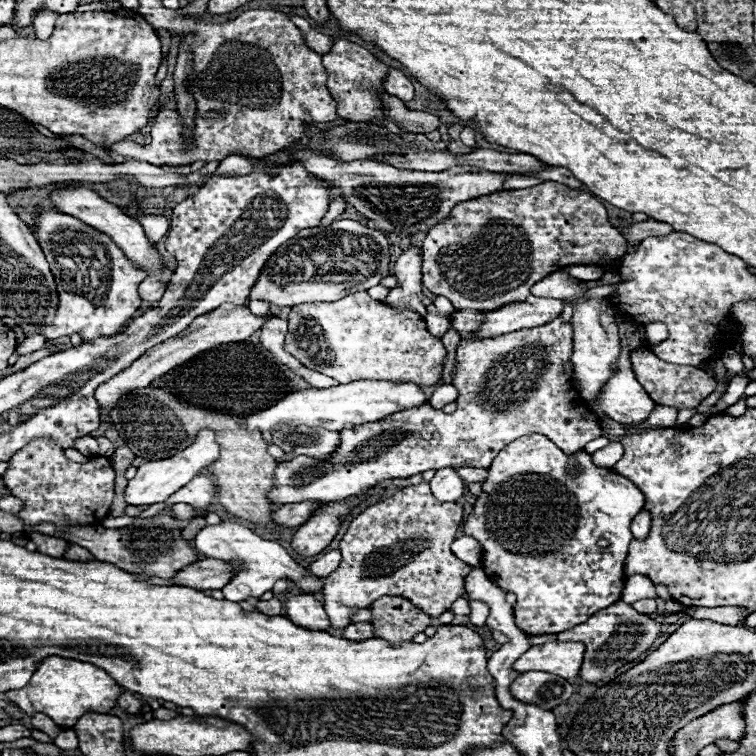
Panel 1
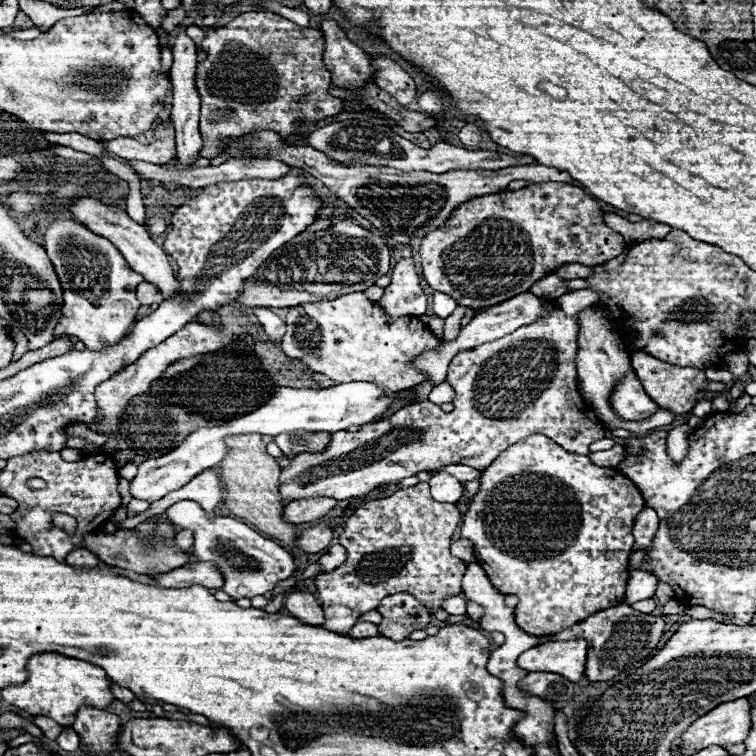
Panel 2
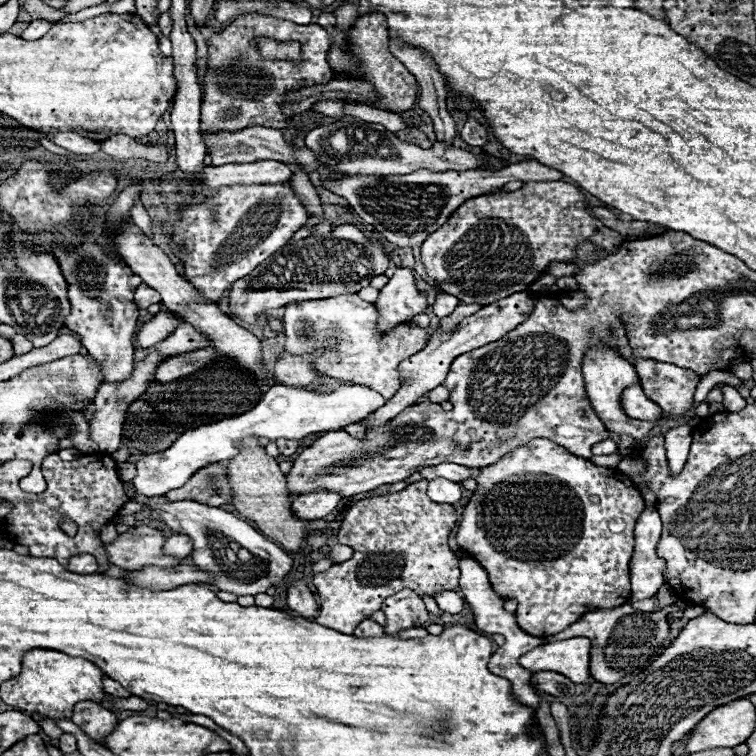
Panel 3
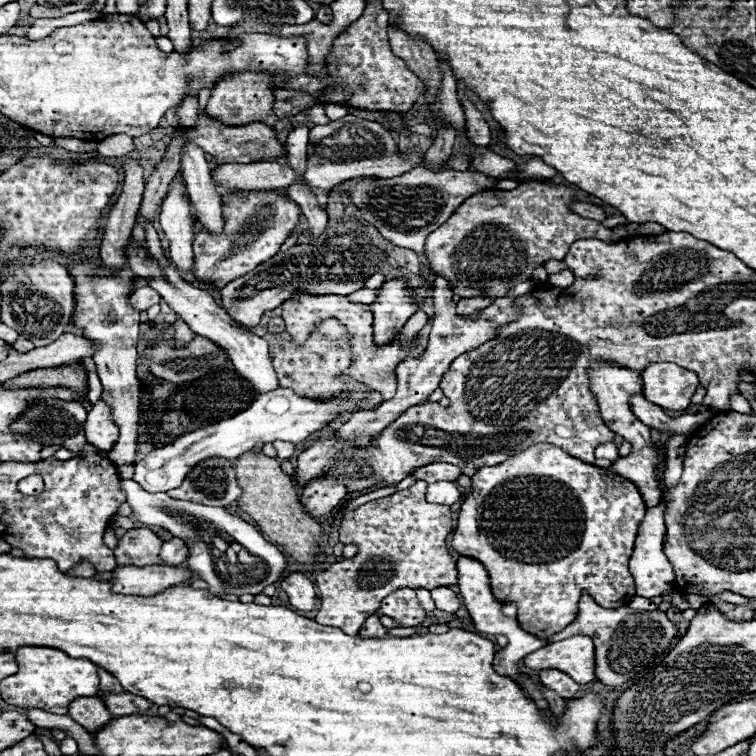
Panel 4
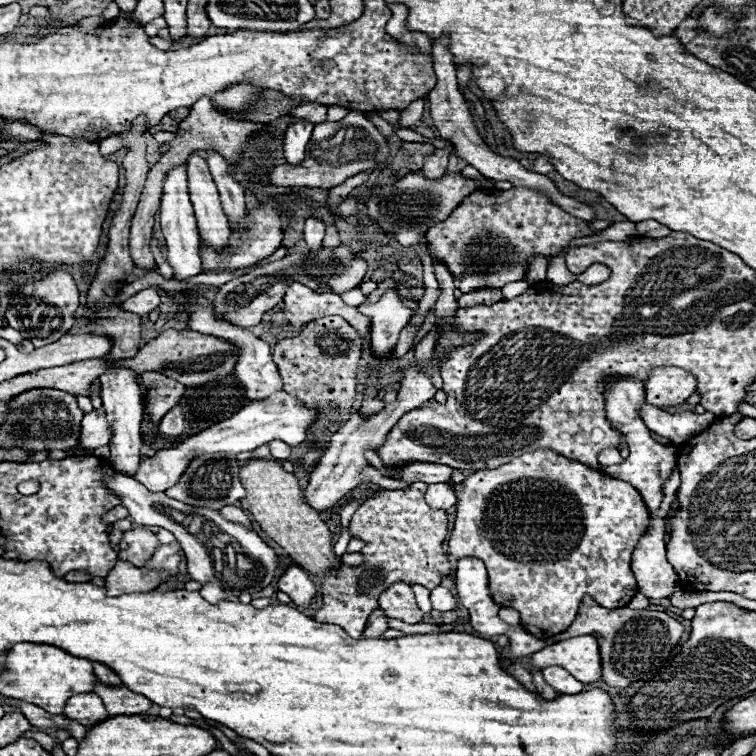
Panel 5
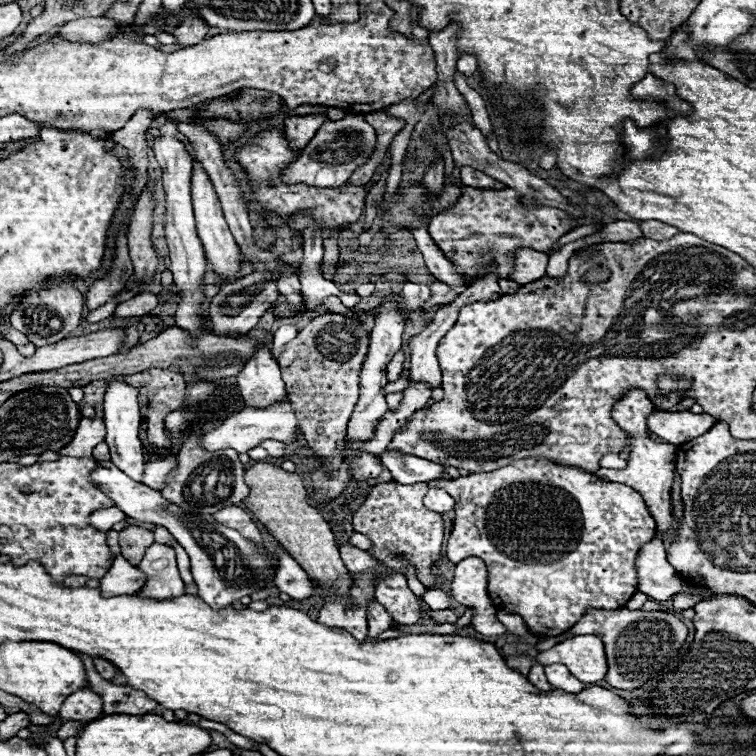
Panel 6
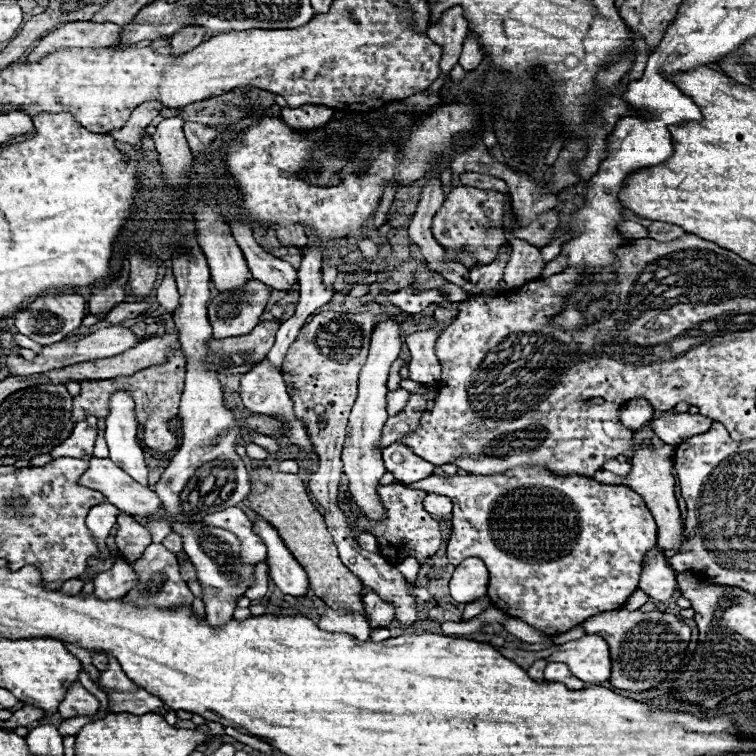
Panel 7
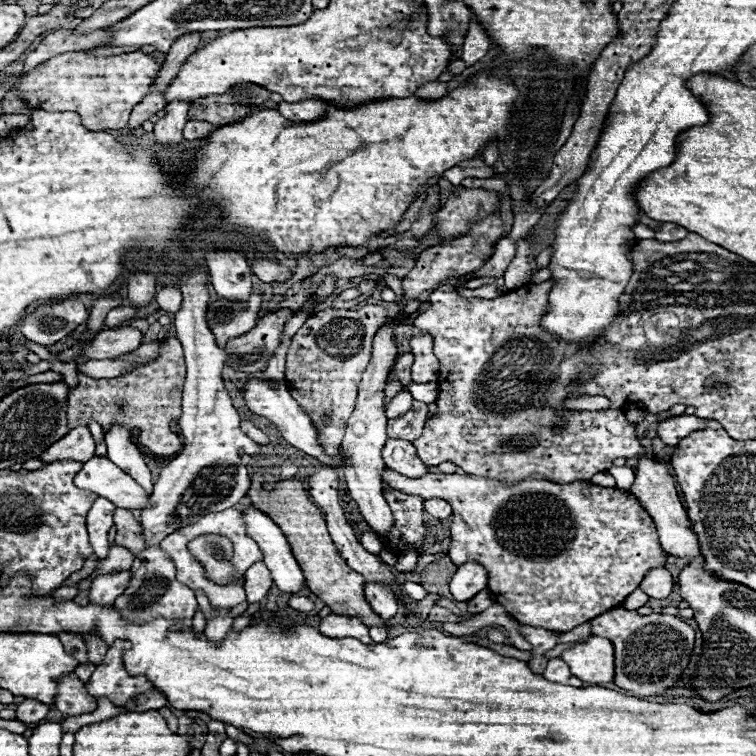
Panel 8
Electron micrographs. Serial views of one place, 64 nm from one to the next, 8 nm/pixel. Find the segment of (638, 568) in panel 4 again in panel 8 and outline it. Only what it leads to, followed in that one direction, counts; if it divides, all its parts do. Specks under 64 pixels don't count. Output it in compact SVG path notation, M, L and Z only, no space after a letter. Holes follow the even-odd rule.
M666 568L650 570L650 574L646 574L644 582L642 582L642 590L650 598L666 598L666 596L670 596L672 586L674 586L672 574Z

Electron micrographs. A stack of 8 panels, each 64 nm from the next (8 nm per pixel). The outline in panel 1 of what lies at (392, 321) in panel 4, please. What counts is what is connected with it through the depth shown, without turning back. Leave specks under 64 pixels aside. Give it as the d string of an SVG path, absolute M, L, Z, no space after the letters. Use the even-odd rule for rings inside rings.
M410 246L406 252L402 252L394 264L394 278L398 280L398 286L392 288L384 300L386 306L392 306L394 310L412 310L420 316L426 316L426 306L422 304L422 254L416 246Z

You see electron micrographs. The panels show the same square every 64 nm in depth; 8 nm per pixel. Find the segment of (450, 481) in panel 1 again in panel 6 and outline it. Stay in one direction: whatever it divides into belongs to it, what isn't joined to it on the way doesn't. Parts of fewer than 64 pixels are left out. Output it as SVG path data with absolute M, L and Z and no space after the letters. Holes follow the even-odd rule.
M430 488L428 494L424 496L424 506L432 512L438 512L438 514L444 514L444 512L450 512L454 508L454 498L450 494L446 494L444 490L438 490L438 488Z

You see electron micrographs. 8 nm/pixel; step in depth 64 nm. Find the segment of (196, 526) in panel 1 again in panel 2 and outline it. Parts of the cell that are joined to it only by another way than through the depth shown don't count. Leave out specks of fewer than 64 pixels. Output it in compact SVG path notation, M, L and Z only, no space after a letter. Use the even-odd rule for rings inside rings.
M180 530L178 536L174 538L174 546L182 552L188 552L192 548L192 544L194 544L194 538L192 538L192 532L188 532L188 530Z

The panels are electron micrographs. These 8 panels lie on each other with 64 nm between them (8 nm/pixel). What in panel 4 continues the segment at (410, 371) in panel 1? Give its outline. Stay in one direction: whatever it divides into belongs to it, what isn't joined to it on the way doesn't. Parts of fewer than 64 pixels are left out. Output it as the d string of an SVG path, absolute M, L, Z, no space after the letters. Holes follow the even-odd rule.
M292 294L292 298L288 298L288 302L282 304L284 312L282 318L286 322L286 330L288 334L292 334L292 340L302 344L308 334L316 328L318 322L326 320L326 318L338 318L344 326L348 326L348 332L352 334L352 352L354 352L354 362L352 366L346 370L348 376L356 378L358 382L364 382L370 390L376 390L384 396L384 400L392 398L396 392L396 366L398 362L402 362L416 346L416 340L406 346L400 348L398 340L394 340L388 346L376 346L372 340L372 312L368 310L368 306L364 304L354 304L348 302L346 296L334 296L334 294L326 294L326 296L314 296L314 294Z

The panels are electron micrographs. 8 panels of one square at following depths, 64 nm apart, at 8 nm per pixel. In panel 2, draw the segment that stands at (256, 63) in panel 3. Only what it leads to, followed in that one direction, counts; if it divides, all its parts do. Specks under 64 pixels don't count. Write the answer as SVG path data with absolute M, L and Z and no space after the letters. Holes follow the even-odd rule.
M252 10L240 14L230 24L218 30L208 30L206 38L202 40L202 48L208 52L208 58L202 64L198 64L196 88L202 98L200 132L204 138L204 148L200 156L204 158L214 158L220 154L220 140L240 138L258 130L274 130L282 138L288 138L294 132L296 120L322 120L342 112L342 100L328 94L330 72L326 70L322 60L322 30L300 28L278 14L266 10Z

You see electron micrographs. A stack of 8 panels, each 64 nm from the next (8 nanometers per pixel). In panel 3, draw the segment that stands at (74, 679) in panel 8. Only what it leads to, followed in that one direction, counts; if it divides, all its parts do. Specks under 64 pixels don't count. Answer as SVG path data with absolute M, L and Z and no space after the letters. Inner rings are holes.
M78 702L72 710L72 722L78 724L92 740L96 742L102 742L106 734L110 734L116 724L118 724L118 718L114 712L106 710L102 704L96 704L96 702Z

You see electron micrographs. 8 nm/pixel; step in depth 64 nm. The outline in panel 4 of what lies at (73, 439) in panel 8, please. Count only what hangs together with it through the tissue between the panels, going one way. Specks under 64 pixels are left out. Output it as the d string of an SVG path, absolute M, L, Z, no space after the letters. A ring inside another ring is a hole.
M100 400L92 406L84 422L84 434L88 444L96 446L98 450L110 450L118 440L118 428L112 422L110 408Z

